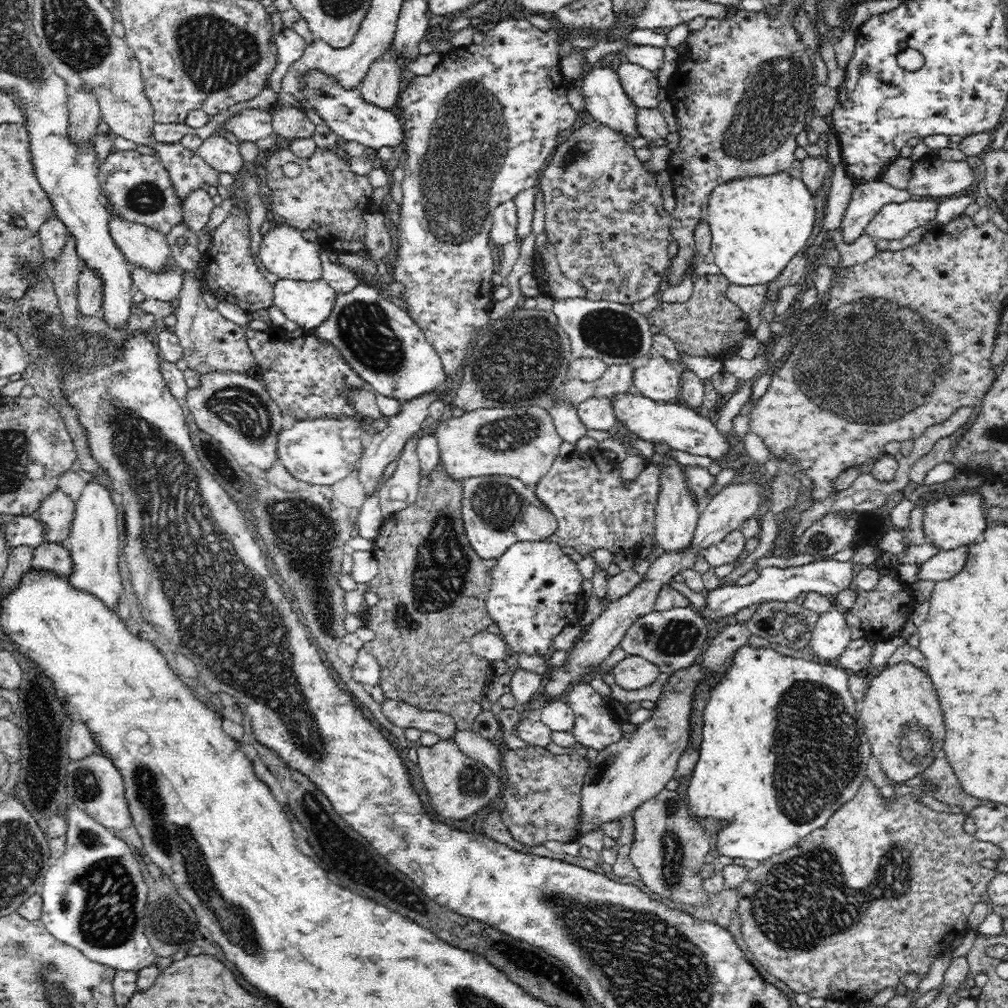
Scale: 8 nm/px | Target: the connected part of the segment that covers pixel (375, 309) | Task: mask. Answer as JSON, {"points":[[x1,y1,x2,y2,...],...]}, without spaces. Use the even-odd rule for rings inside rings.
{"points":[[366,282,358,283,346,294,337,294,330,316,312,331,327,342,334,343,352,369,367,383,368,388,376,390,378,394,397,398,401,402,414,401,432,390,440,389,447,379,440,355,428,344,424,333,407,311,388,301,380,288]]}

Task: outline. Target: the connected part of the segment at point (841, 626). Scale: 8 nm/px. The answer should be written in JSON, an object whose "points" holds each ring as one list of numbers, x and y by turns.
{"points":[[834,607,819,616,809,643,818,657,836,662,851,641,846,616]]}

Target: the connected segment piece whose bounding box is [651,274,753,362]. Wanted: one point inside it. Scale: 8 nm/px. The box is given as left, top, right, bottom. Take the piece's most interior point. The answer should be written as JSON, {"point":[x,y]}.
{"point":[709,324]}

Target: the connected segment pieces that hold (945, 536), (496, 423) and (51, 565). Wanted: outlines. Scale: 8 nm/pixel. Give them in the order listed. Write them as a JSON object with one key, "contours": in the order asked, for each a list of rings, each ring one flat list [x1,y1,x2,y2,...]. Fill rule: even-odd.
{"contours":[[[979,493,953,494,949,497,942,497,925,508,923,531,927,541,936,545,938,550,950,550,982,538,988,528,987,520,984,514,984,498]],[[519,406,519,407,488,407,483,409,471,410,470,412,465,412,462,416,458,418,452,417,447,419,443,423,439,424,436,433,438,448,439,448,439,462,442,462,444,469,447,473,451,475,452,479,467,479,474,478,477,476,490,476,490,475,500,475,519,478,526,485,536,485,539,480,544,478,544,475,551,469,553,462,558,458,560,454,560,444,563,442,563,438,558,434,557,428,553,423,553,418,551,414,546,410,545,407,541,406]],[[48,542,32,548,32,566,55,577,68,578,72,574,73,564,68,549,63,543]]]}

